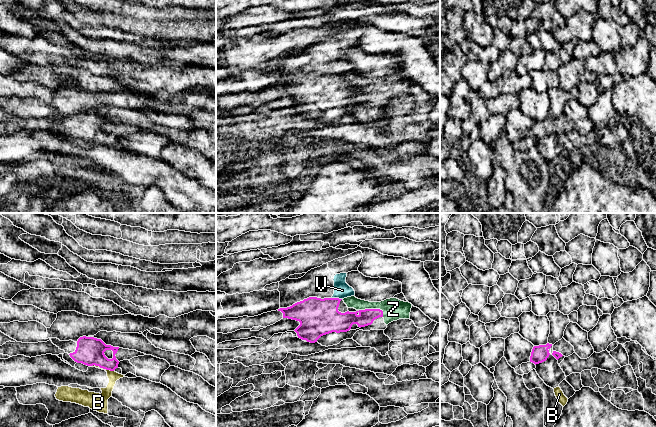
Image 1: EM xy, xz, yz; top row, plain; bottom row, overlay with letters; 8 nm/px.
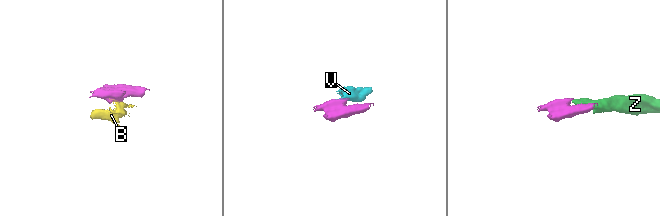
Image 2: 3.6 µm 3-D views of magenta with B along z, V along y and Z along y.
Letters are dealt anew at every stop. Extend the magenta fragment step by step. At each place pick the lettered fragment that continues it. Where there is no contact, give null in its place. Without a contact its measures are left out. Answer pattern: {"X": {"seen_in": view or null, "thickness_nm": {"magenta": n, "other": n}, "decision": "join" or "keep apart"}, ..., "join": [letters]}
{"B": {"seen_in": "xy", "thickness_nm": {"magenta": 220, "other": 90}, "decision": "keep apart"}, "V": {"seen_in": "xz", "thickness_nm": {"magenta": 300, "other": 130}, "decision": "keep apart"}, "Z": {"seen_in": "xz", "thickness_nm": {"magenta": 130, "other": 180}, "decision": "join"}, "join": ["Z"]}

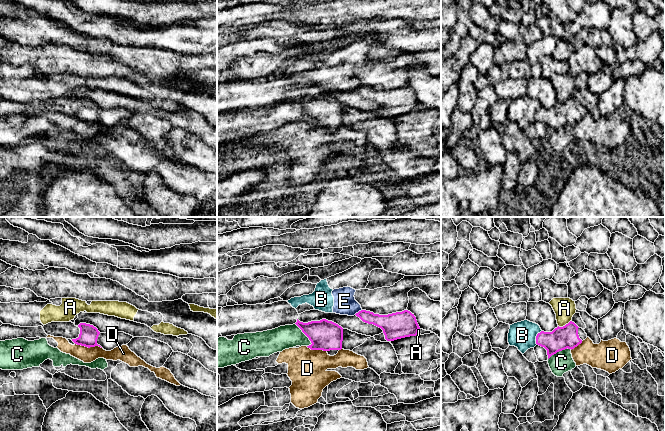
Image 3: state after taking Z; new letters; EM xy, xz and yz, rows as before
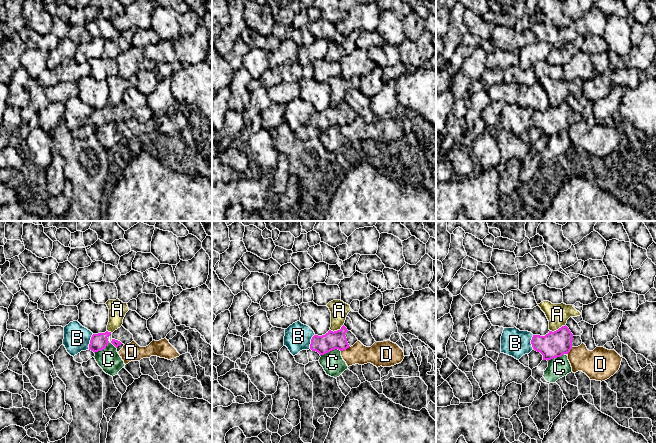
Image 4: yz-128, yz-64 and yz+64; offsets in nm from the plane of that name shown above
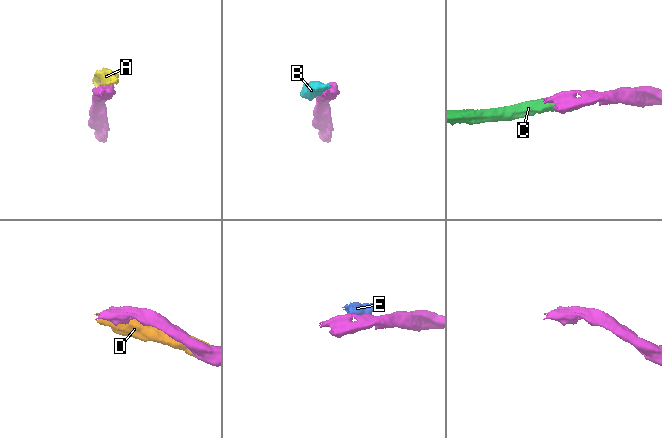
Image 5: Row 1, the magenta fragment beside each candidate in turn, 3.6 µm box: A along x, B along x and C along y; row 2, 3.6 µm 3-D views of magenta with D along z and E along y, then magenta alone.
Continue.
{"A": {"seen_in": "yz", "thickness_nm": {"magenta": 190, "other": 170}, "decision": "keep apart"}, "B": {"seen_in": "yz", "thickness_nm": {"magenta": 190, "other": 220}, "decision": "keep apart"}, "C": {"seen_in": "xz", "thickness_nm": {"magenta": 240, "other": 190}, "decision": "keep apart"}, "D": {"seen_in": "xy", "thickness_nm": {"magenta": 150, "other": 120}, "decision": "keep apart"}, "E": {"seen_in": "xz", "thickness_nm": {"magenta": 140, "other": 180}, "decision": "keep apart"}, "join": []}

